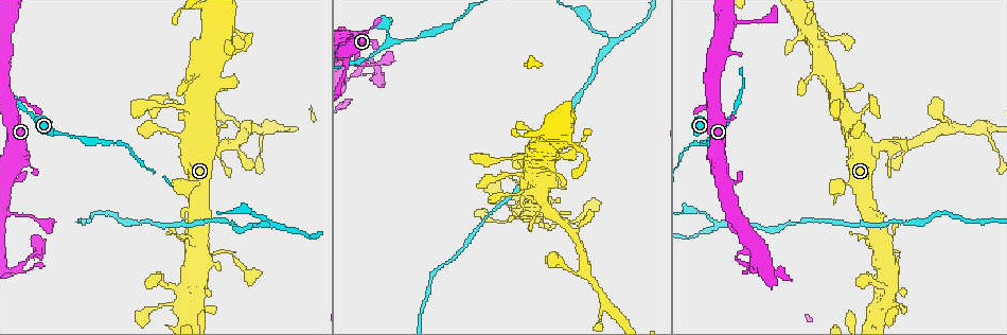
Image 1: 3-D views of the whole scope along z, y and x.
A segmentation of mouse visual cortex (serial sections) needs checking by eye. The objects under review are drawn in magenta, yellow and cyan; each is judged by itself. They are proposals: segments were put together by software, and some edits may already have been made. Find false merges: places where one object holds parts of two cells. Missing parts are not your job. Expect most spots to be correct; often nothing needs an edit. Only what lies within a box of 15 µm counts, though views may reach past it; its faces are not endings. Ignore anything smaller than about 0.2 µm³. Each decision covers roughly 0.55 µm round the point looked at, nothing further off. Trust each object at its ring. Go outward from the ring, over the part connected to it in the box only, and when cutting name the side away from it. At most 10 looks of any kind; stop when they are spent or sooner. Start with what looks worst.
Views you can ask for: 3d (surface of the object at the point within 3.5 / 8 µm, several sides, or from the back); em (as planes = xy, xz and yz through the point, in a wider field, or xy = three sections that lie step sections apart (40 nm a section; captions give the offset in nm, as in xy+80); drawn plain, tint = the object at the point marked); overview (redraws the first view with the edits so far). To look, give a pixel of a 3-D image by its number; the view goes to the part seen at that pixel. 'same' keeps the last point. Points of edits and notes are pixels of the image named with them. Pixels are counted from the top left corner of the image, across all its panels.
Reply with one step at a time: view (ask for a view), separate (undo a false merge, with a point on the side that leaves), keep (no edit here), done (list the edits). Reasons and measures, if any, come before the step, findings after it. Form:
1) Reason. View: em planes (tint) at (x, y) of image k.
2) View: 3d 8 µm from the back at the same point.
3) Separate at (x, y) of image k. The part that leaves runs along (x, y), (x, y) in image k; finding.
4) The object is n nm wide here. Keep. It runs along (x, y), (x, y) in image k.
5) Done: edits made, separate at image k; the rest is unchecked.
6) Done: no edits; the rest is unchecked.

Sudden change in width. View: 3d 3.5 µm at (403, 41) of image 1.

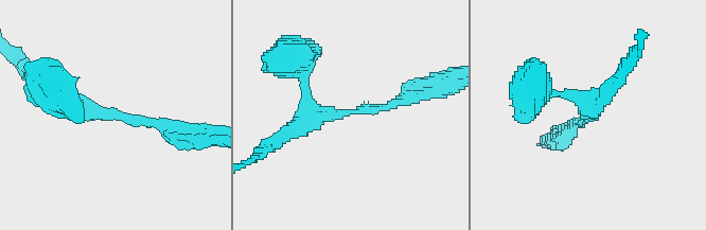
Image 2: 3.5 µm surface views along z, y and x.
The arms are 150, 150 nm wide; shape alone is not enough. View: em xy step 2 (tint) at (587, 118) of image 2.

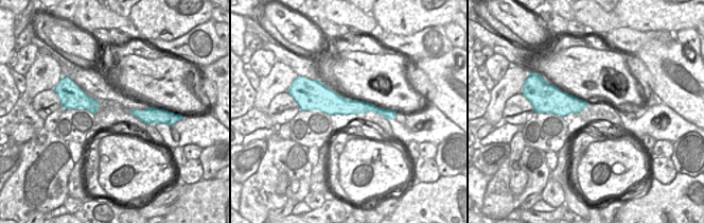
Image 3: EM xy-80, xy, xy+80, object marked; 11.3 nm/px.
Keep. It runs along (66, 94), (92, 114), (174, 130) in image 2; one cell here.

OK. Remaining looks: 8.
Sharp bend. View: 3d 3.5 µm at (899, 252) of image 1.

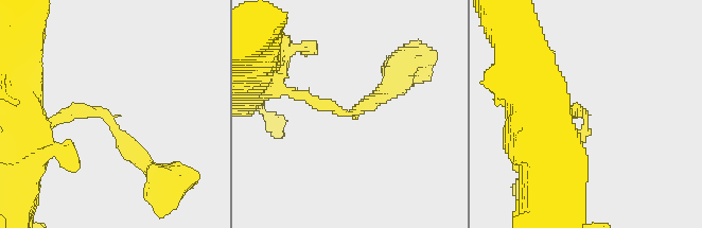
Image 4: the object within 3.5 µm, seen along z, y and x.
The arms are 150, 250 nm wide; need the tissue. View: em xy step 3 (tint) at (341, 114) of image 4.

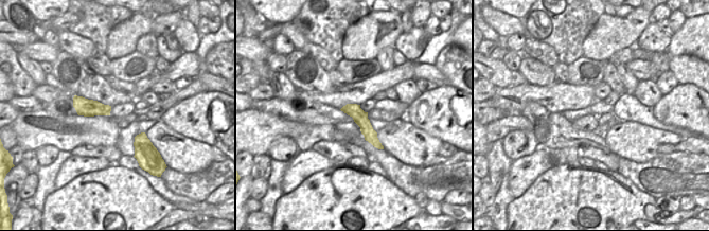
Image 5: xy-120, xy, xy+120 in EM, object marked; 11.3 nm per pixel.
View: em xy step 2 (tint) at the same point.

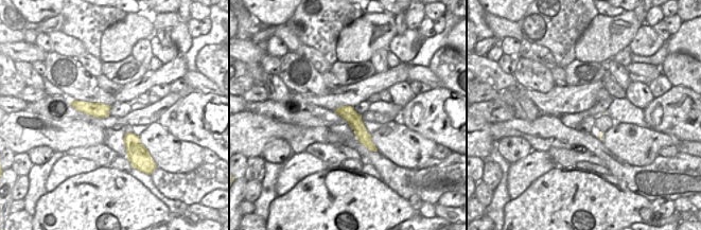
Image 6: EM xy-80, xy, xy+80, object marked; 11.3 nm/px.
Keep. It runs along (339, 110), (358, 126), (372, 147) in image 6; one cell here.

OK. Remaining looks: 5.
Thin neck. View: 3d 3.5 µm at (737, 260) of image 1.

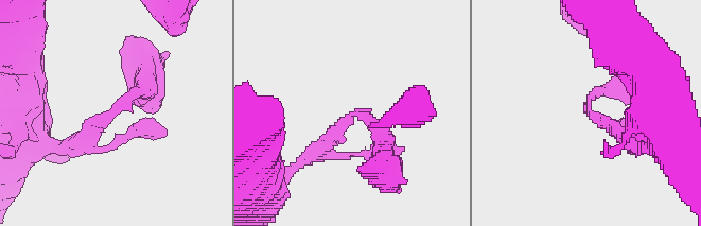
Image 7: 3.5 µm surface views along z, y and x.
Keep. It runs along (73, 143), (144, 87), (144, 77) in image 7; continuous, no second cell.

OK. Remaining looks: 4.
Abrupt turn. View: 3d 8 µm at (737, 22) of image 1.

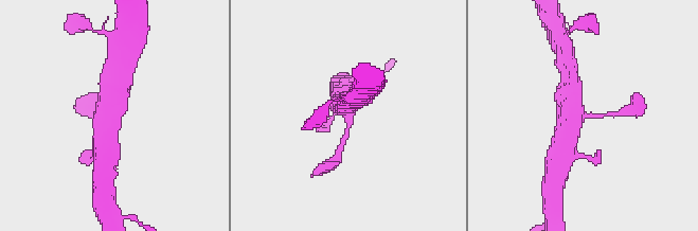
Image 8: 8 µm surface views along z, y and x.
View: em xy step 2 (tint) at (585, 115) of image 8.

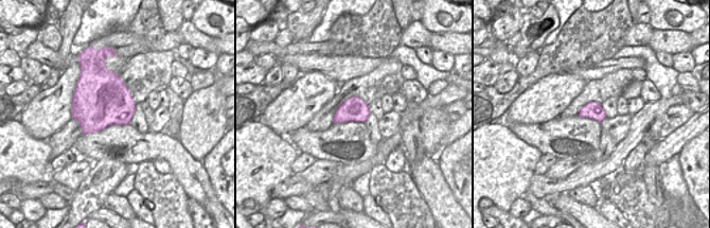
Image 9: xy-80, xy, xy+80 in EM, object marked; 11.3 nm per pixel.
Keep. It runs along (104, 142), (104, 124), (120, 87) in image 8; all the same cell.

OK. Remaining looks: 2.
Done: no edits; the rest is unchecked.

